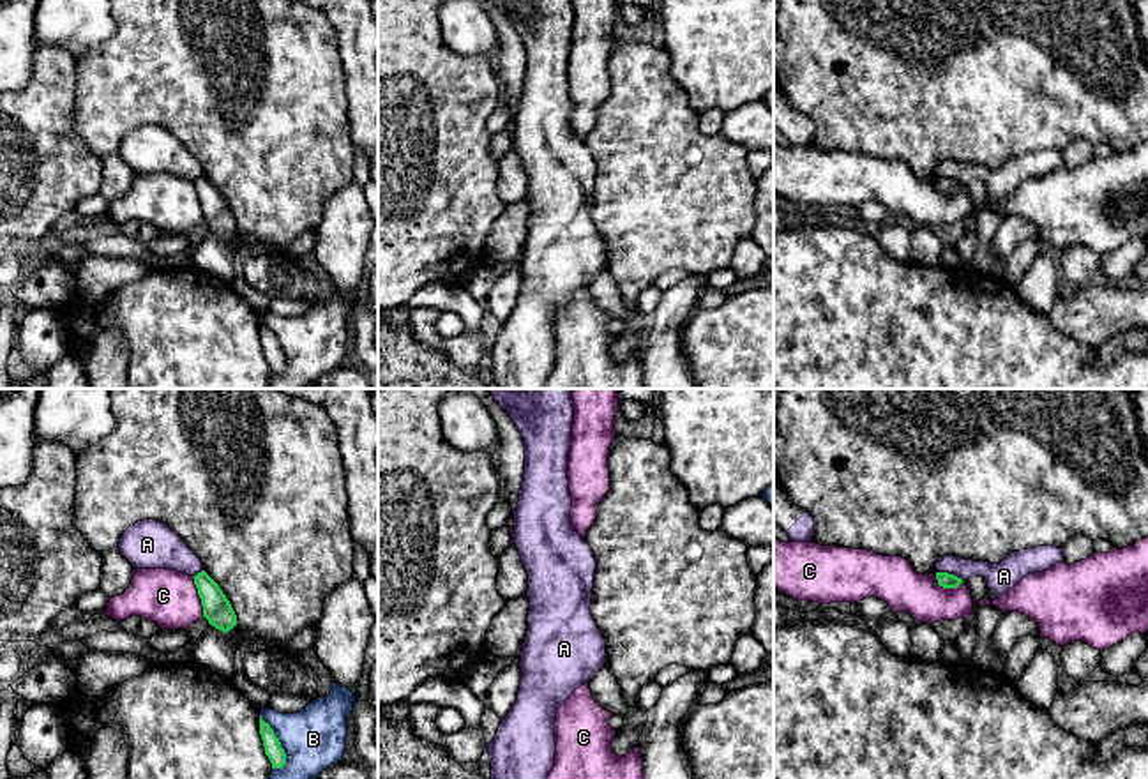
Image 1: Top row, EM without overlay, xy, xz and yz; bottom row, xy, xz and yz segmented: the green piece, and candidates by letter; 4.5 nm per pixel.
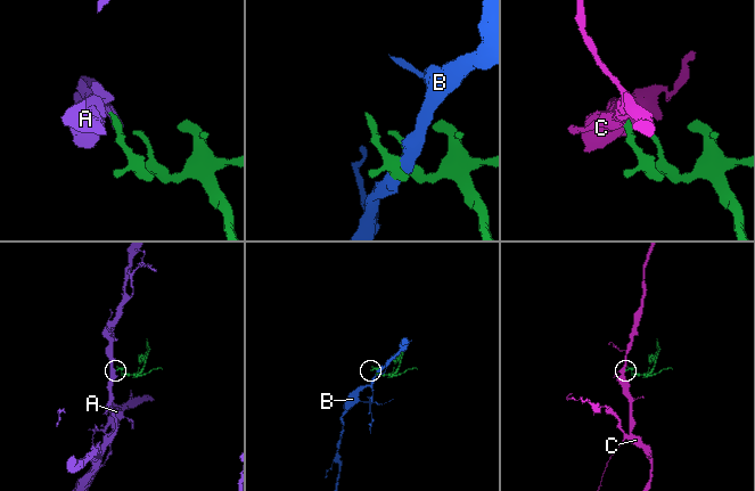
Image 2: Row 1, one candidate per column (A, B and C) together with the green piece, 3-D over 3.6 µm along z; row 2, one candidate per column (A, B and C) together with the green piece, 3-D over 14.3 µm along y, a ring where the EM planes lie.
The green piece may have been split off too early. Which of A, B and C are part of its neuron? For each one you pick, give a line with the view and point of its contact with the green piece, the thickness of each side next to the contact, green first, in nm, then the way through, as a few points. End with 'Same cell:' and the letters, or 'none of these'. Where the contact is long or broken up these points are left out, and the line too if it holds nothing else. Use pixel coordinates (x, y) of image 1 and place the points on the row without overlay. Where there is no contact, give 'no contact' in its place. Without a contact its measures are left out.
Same cell: none of these

